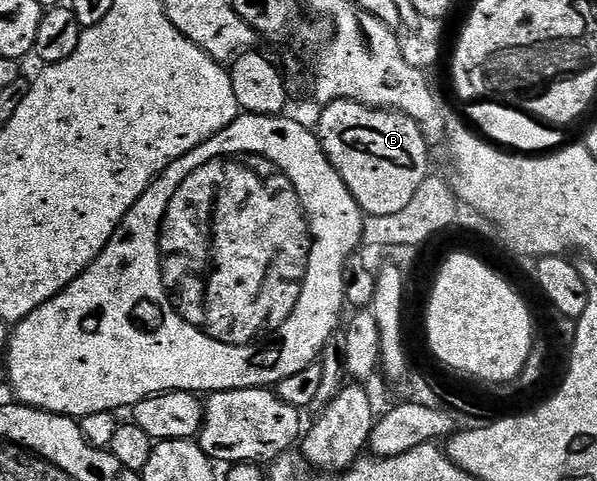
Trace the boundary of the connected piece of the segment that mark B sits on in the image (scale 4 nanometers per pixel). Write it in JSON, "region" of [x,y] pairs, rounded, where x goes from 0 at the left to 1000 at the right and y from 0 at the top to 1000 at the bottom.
{"region":[[[571,206],[544,216],[538,225],[539,241],[533,247],[529,279],[539,314],[549,326],[553,343],[570,360],[583,401],[600,420],[608,449],[648,449],[682,432],[683,418],[695,407],[697,393],[722,362],[722,299],[714,295],[704,260],[673,231],[657,231],[645,222],[611,222],[606,214],[591,214],[588,206]]]}

